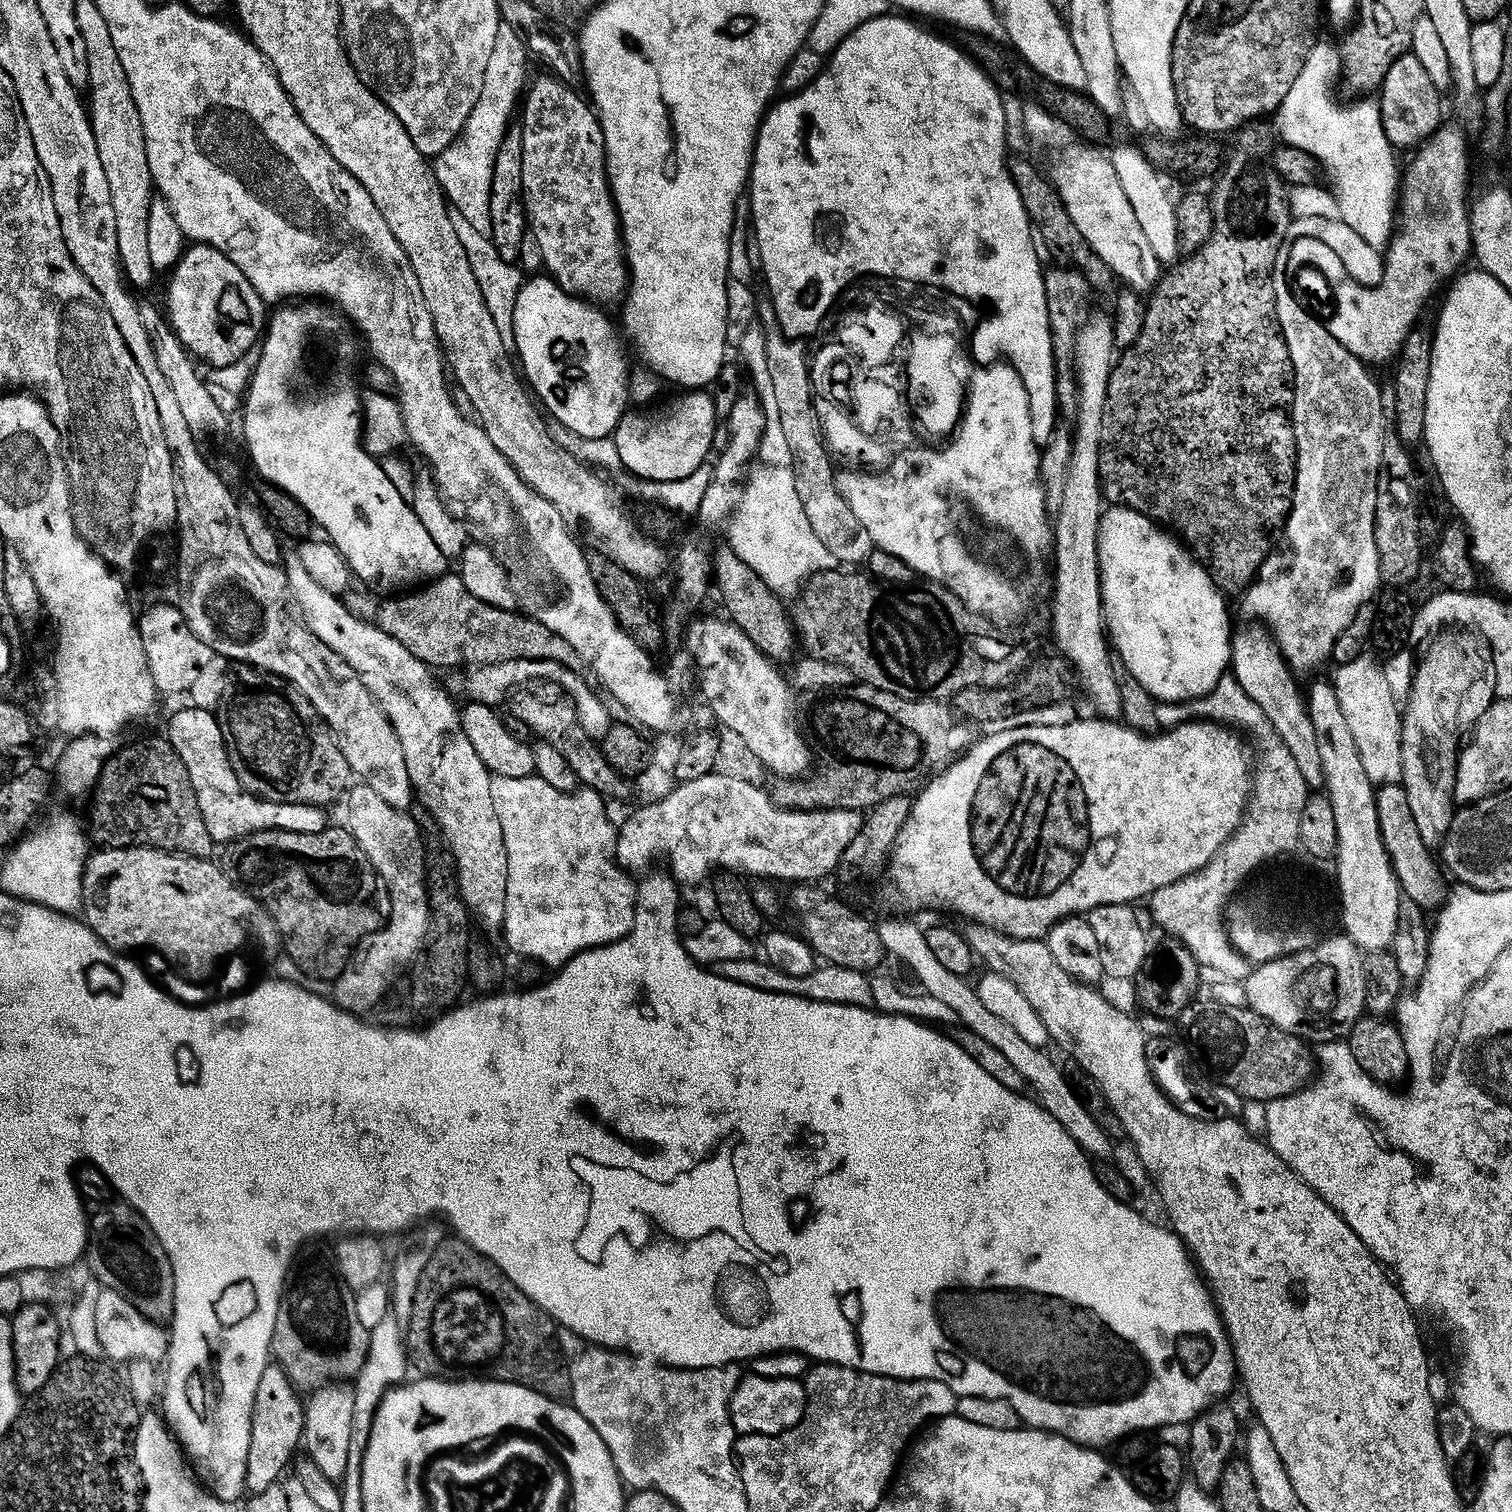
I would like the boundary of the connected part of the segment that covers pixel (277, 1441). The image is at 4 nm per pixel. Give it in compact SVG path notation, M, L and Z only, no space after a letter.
M269 1363L268 1368L262 1370L262 1378L258 1378L258 1390L254 1394L252 1421L250 1422L250 1450L246 1454L246 1478L244 1479L244 1487L249 1493L261 1492L266 1490L266 1486L277 1483L285 1475L284 1467L288 1463L288 1467L293 1463L304 1434L304 1406L305 1401L301 1393L293 1388L287 1374L279 1364Z

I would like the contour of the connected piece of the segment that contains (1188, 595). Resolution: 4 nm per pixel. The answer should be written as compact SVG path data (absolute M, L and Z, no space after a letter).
M1123 506L1105 507L1104 514L1100 518L1098 562L1100 563L1100 597L1104 603L1104 619L1111 645L1114 647L1115 653L1123 659L1130 673L1146 688L1153 699L1157 702L1180 704L1181 702L1196 700L1199 696L1205 696L1207 692L1214 690L1216 683L1226 675L1232 663L1234 628L1228 625L1228 608L1224 605L1223 600L1225 597L1222 595L1221 589L1217 588L1211 576L1208 575L1207 567L1201 564L1171 531L1165 530L1157 521L1151 520L1149 516L1143 516L1133 508Z

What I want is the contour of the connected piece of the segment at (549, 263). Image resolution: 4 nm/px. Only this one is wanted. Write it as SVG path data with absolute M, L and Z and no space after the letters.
M551 74L543 75L527 85L518 116L522 142L522 190L530 231L534 238L538 238L538 250L542 250L547 275L556 281L558 287L577 298L605 306L625 295L630 277L620 235L620 216L612 200L604 165L602 126L591 103L583 95L580 97L575 87Z

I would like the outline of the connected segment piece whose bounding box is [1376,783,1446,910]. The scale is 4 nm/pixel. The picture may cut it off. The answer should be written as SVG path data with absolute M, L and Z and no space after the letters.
M1399 783L1383 785L1376 793L1376 809L1380 833L1388 850L1396 880L1400 883L1401 893L1423 910L1443 905L1446 887L1444 888L1444 880L1440 877L1441 865L1437 859L1435 862L1432 858L1433 849L1428 848L1426 842L1422 842L1422 834L1418 834L1418 825L1414 822L1414 814L1410 814L1410 802L1406 802L1403 787Z

